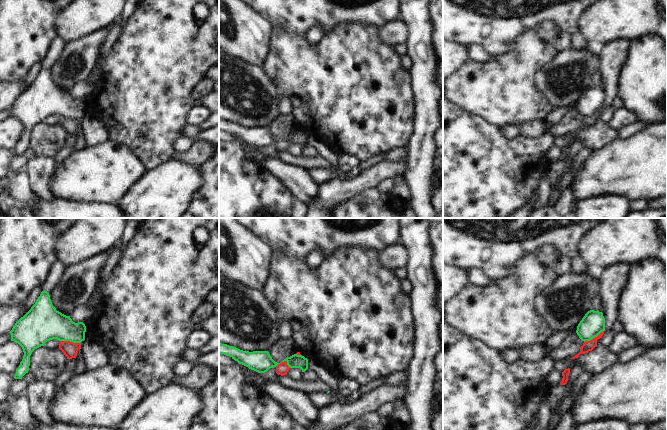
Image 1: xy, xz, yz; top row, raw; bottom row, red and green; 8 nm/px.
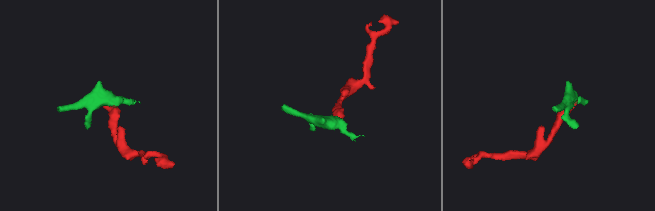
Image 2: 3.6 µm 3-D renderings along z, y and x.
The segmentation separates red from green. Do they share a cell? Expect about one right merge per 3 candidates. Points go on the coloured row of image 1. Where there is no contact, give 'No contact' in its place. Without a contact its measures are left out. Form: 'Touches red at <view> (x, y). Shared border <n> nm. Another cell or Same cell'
Touches red at xy (69, 341). Shared border 170 nm. Another cell

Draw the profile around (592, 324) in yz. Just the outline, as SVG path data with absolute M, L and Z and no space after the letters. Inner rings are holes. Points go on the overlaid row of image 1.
M590 310L577 326L576 333L582 341L590 341L605 331L605 318L602 312Z

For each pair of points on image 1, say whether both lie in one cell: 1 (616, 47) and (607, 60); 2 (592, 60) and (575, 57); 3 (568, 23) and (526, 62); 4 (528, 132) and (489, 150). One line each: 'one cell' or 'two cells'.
1: one cell
2: one cell
3: two cells
4: two cells

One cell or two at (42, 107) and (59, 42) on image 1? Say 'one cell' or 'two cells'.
one cell

